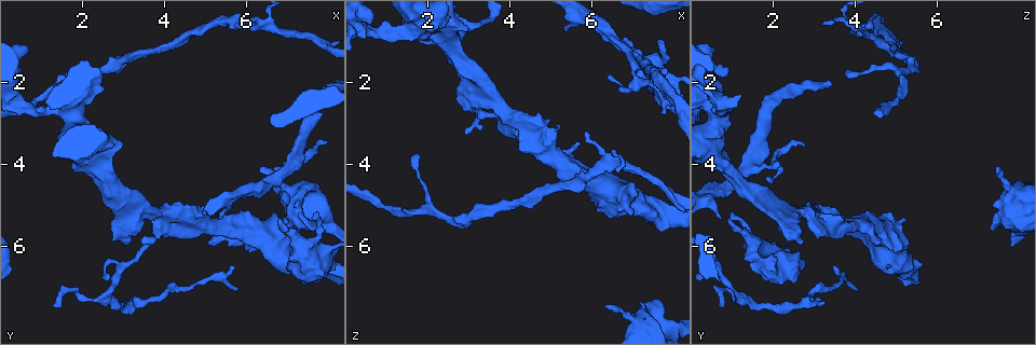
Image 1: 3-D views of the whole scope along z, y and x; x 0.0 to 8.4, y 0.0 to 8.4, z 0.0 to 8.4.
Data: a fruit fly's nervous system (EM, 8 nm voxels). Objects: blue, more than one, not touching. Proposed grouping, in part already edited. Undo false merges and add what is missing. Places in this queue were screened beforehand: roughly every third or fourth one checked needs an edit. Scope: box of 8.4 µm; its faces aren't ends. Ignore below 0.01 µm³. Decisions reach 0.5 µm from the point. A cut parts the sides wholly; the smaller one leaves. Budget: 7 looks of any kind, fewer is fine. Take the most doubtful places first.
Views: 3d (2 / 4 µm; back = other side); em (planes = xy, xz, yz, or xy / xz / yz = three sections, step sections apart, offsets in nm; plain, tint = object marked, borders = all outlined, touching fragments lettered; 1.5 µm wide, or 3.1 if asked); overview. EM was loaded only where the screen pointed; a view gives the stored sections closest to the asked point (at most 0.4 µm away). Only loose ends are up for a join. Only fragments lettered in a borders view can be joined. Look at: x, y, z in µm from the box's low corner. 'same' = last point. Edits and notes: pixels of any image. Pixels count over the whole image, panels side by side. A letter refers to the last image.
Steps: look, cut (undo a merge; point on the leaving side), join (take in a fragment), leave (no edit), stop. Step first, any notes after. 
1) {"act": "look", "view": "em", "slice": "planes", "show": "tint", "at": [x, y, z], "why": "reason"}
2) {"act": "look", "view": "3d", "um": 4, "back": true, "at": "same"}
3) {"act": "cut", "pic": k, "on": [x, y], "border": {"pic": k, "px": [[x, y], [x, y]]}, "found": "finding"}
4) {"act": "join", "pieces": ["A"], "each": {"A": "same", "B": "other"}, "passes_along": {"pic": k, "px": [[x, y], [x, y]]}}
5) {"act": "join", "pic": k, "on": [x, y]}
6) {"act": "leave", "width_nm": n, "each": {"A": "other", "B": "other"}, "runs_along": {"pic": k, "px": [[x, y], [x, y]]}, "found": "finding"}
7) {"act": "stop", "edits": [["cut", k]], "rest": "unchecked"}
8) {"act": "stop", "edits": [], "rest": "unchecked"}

{"act": "look", "view": "em", "slice": "planes", "show": "borders", "at": [7.80, 3.60, 2.80], "why": "free end"}

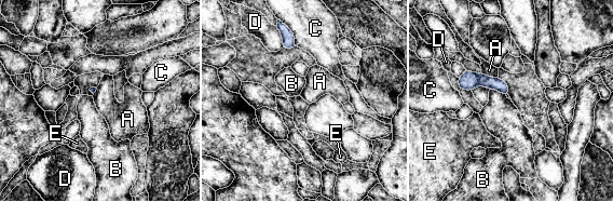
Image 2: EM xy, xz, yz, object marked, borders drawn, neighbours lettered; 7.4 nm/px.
{"act": "leave", "each": {"A": "other", "B": "other", "C": "other", "D": "other", "E": "other"}, "runs_along": {"pic": 2, "px": [[461, 80], [493, 82], [506, 91]]}, "found": "none of them fits"}

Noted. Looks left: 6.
{"act": "look", "view": "3d", "um": 2, "back": true, "at": [7.65, 5.15, 0.95]}

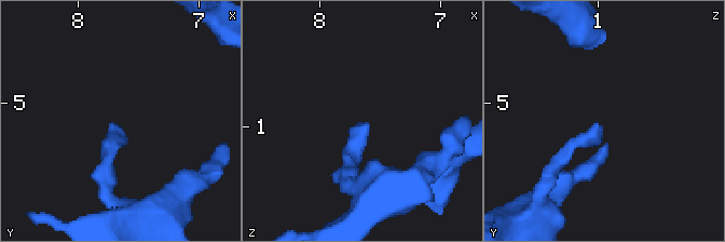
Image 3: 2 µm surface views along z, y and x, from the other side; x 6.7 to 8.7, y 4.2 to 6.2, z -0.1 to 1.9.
{"act": "look", "view": "em", "slice": "xy", "step": 4, "show": "borders", "at": [7.64, 5.22, 0.98]}

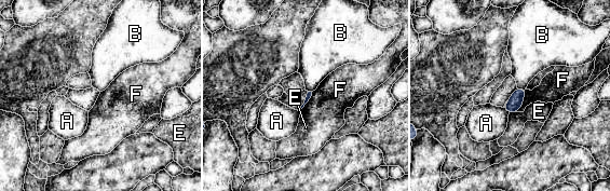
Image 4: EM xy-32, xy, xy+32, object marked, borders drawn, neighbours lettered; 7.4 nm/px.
{"act": "leave", "each": {"A": "other", "B": "other", "E": "other", "F": "other"}, "border": {"pic": 4, "px": [[526, 89], [523, 104], [515, 111]]}, "found": "no lettered fragment goes on from it"}

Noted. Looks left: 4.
{"act": "look", "view": "3d", "um": 2, "at": [1.30, 7.45, 0.70], "why": "free end"}

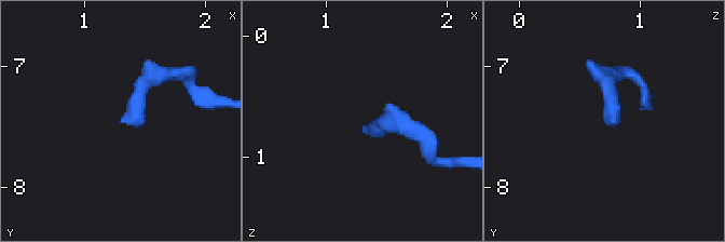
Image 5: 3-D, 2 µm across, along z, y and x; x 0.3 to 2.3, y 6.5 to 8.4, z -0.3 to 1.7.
{"act": "look", "view": "em", "slice": "planes", "show": "tint", "at": [1.30, 7.44, 0.74], "why": "now the EM"}

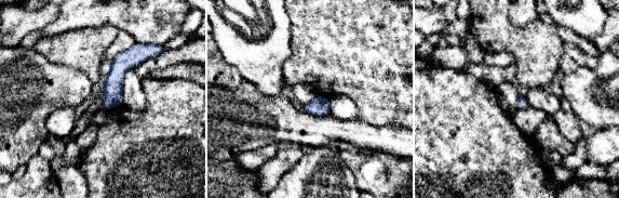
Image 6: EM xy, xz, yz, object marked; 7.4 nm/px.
{"act": "look", "view": "em", "slice": "planes", "show": "borders", "at": "same", "why": "see the neighbours"}

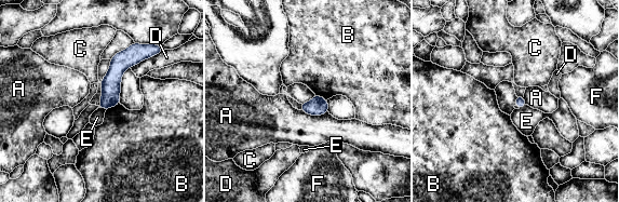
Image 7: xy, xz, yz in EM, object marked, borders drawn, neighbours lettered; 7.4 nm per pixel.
{"act": "leave", "each": {"A": "other", "B": "other", "C": "other", "D": "other", "E": "other", "F": "other"}, "border": {"pic": 7, "px": [[99, 107], [106, 109]]}, "found": "no lettered fragment goes on from it"}

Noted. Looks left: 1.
{"act": "stop", "edits": [], "rest": "unchecked"}

